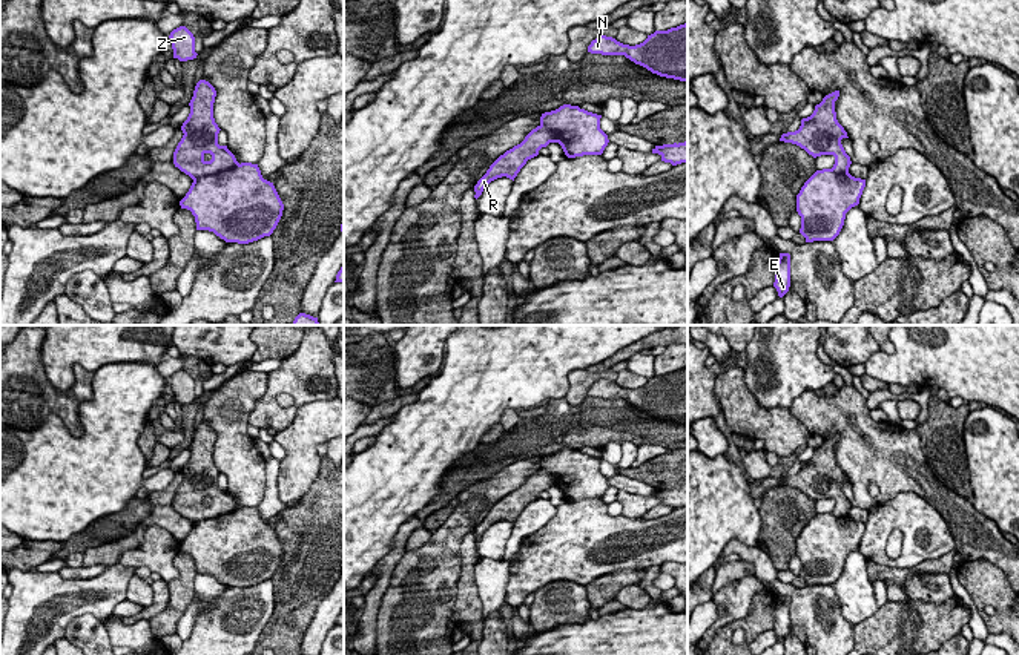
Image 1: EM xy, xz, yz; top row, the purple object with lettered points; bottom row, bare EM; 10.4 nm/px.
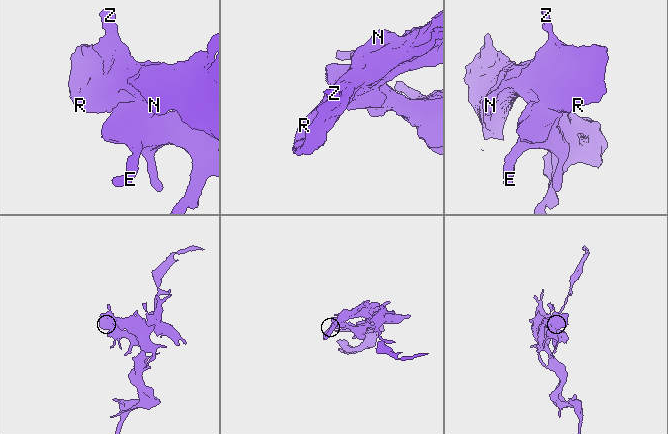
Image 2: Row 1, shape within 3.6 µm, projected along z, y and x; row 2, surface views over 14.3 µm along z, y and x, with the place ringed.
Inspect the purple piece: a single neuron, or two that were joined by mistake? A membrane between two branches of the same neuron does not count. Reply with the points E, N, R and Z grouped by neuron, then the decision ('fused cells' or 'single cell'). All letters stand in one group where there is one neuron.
E / N R Z | fused cells

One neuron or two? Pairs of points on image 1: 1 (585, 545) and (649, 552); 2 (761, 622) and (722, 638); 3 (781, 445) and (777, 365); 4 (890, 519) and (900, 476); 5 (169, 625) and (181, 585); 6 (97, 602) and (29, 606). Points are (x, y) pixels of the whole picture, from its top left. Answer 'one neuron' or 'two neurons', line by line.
1: one neuron
2: one neuron
3: two neurons
4: two neurons
5: one neuron
6: one neuron

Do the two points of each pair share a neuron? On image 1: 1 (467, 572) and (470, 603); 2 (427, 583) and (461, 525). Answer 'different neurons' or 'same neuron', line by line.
1: same neuron
2: same neuron

